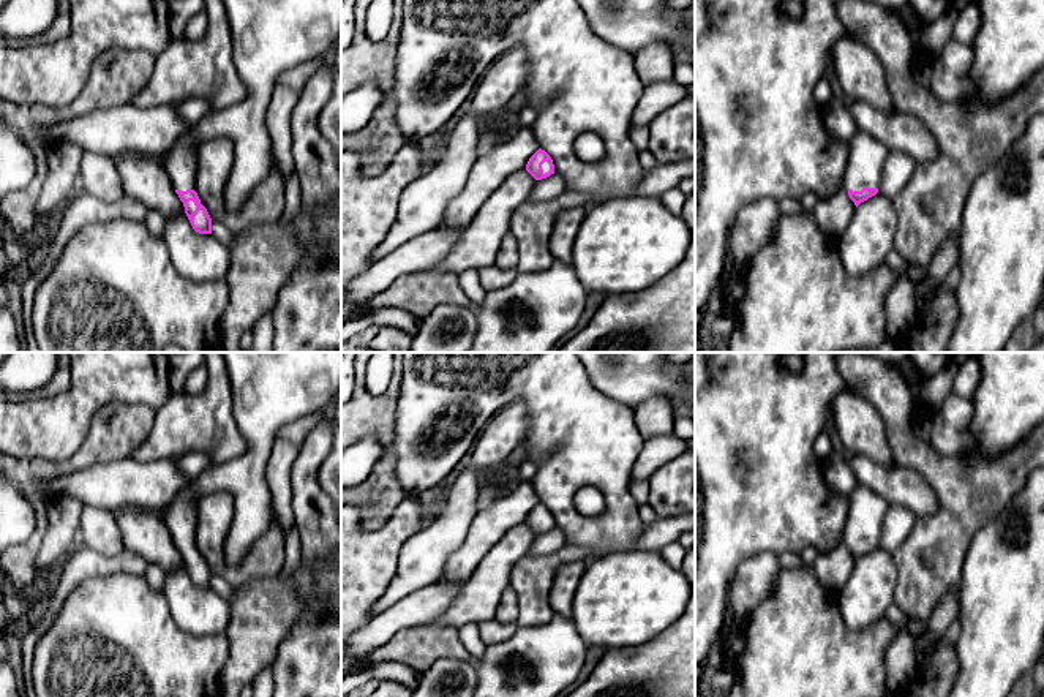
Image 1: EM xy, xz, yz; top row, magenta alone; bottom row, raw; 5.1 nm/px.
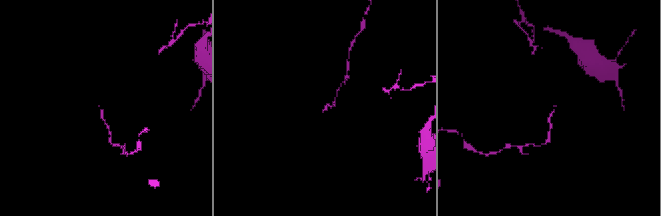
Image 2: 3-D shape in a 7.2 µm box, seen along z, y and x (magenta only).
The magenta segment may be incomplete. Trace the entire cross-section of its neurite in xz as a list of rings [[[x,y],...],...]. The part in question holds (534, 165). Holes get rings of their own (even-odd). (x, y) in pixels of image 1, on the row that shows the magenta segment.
[[[539,149],[528,161],[526,171],[535,179],[542,180],[554,174],[554,164],[551,156]]]

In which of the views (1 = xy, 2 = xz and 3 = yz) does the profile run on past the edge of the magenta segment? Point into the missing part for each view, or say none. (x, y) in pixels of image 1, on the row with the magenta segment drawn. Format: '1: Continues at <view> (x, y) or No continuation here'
1: No continuation here
2: No continuation here
3: No continuation here

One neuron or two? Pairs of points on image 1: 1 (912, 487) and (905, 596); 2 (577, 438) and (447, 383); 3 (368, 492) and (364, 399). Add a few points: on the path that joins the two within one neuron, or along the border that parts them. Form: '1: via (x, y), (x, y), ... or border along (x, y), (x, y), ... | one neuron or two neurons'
1: border along (924, 479), (935, 497), (937, 509), (918, 517) | two neurons
2: via (545, 406), (522, 383), (479, 383) | one neuron
3: via (384, 468), (387, 462), (387, 437), (381, 422) | one neuron

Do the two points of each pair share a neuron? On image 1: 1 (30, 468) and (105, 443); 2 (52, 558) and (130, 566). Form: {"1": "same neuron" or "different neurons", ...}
{"1": "same neuron", "2": "different neurons"}

